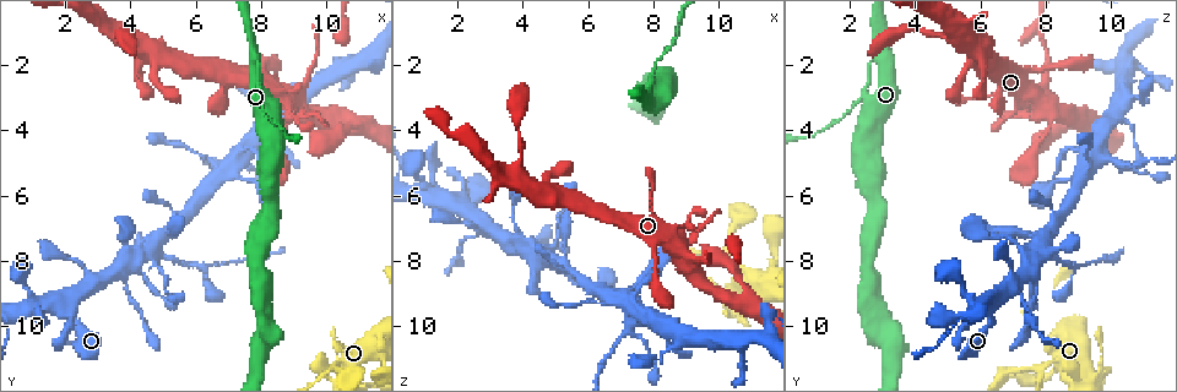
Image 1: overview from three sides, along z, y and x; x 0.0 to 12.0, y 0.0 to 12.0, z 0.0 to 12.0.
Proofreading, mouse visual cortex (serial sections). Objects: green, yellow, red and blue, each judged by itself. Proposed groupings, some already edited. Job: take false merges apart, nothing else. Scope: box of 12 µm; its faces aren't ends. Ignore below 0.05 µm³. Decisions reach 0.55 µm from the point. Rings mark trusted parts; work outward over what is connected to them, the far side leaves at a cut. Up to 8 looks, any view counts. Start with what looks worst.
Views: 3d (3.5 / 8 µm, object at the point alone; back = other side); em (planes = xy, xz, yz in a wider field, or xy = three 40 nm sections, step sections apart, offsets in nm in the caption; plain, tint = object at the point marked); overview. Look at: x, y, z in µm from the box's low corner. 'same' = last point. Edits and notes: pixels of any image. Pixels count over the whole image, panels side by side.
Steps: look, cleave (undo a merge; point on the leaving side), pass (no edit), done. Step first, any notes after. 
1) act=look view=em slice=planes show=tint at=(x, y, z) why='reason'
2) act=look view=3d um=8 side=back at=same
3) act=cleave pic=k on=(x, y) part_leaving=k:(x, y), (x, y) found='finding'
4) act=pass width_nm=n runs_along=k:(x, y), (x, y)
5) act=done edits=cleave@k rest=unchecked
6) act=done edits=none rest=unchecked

act=look view=3d um=3.5 at=(8.0, 3.3, 2.2)

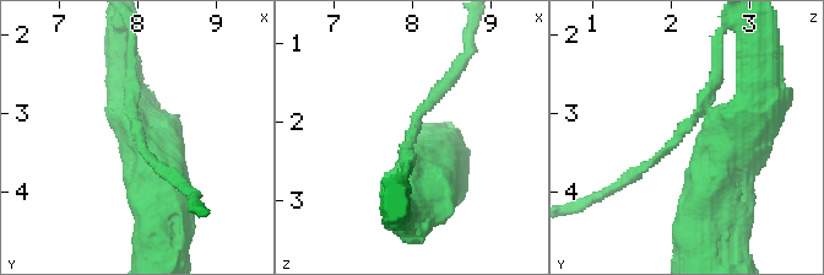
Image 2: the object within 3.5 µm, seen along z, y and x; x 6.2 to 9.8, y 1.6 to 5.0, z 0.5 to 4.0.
act=look view=em slice=xy step=5 show=tint at=(8.00, 3.25, 2.10) arm_widths_nm=150,500

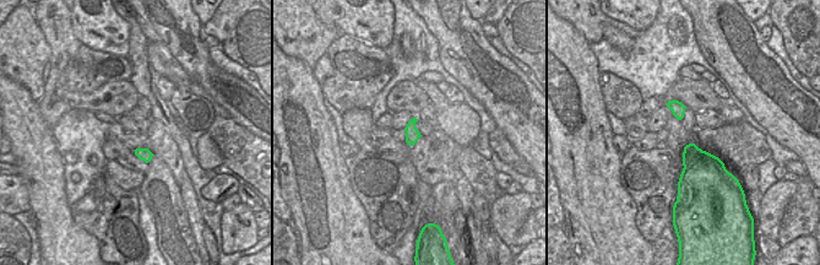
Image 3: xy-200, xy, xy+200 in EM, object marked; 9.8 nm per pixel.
act=look view=em slice=xy step=1 show=tint at=same

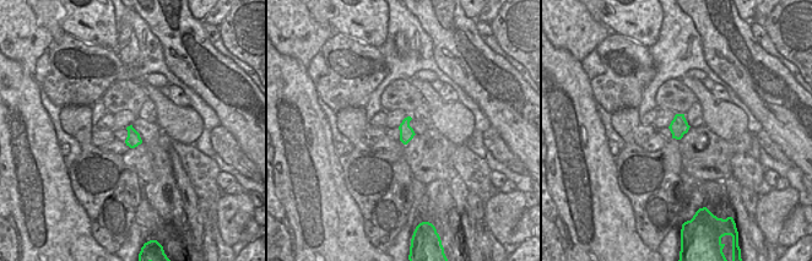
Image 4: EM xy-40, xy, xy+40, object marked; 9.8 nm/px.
act=pass runs_along=2:(751, 117), (700, 109), (628, 178) found='one cell here'

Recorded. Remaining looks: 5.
act=look view=3d um=3.5 at=(6.1, 8.1, 8.9) why='three arms meet'

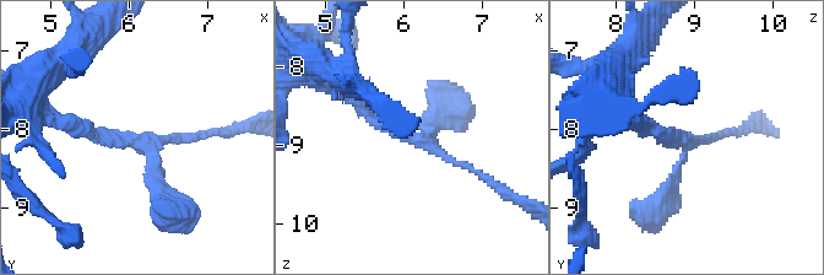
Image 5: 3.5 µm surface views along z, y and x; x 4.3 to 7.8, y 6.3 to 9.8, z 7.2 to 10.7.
act=look view=em slice=xy step=3 show=tint at=(6.15, 8.10, 8.90) arms=3 arm_widths_nm=100,150,200

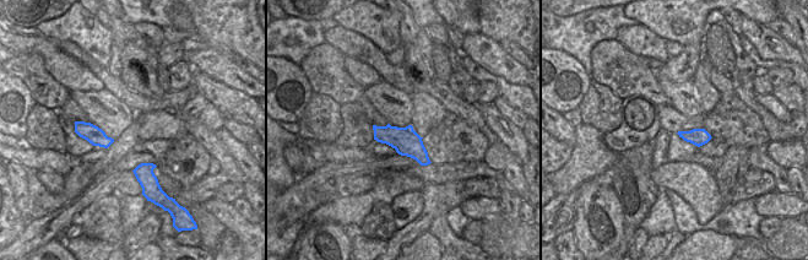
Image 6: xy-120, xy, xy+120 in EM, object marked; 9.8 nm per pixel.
act=pass runs_along=5:(82, 125), (139, 136), (164, 208) found='all the same cell'

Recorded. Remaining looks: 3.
act=look view=3d um=3.5 at=(10.3, 11.3, 8.0) why='a fork'

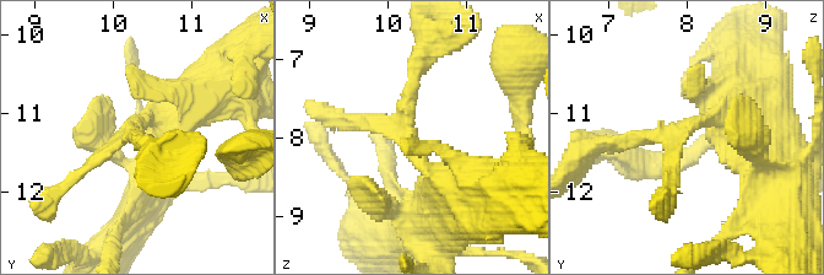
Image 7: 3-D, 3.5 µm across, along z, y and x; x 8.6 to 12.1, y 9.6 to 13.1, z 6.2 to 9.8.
act=look view=em slice=xy step=5 show=tint at=(10.25, 11.20, 7.90) arms=3 arm_widths_nm=200,200,400 why='now the EM'

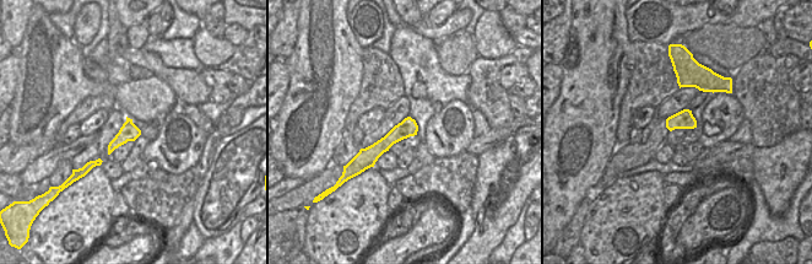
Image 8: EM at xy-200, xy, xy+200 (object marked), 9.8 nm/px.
act=pass runs_along=7:(741, 100), (726, 118), (606, 145) found='all the same cell'

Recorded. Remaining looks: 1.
act=done edits=none rest=unchecked

